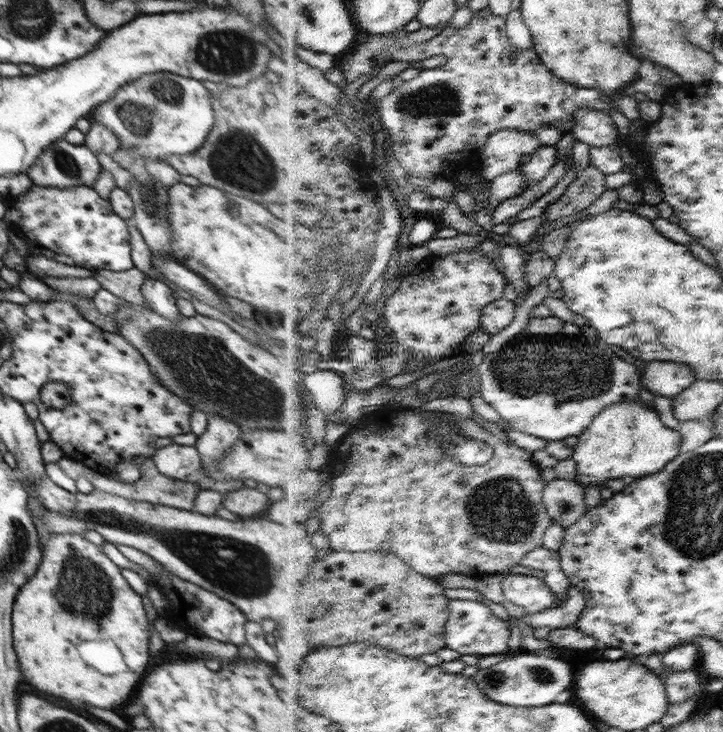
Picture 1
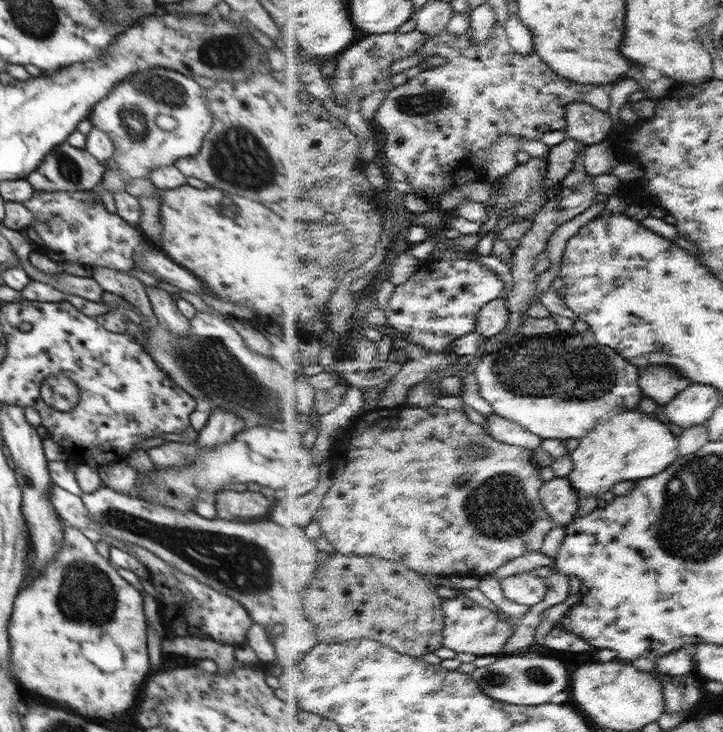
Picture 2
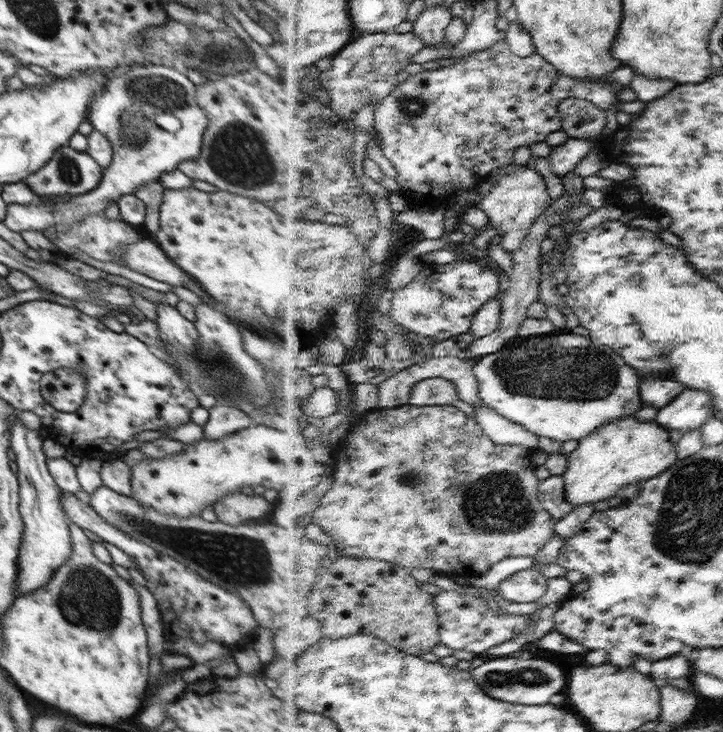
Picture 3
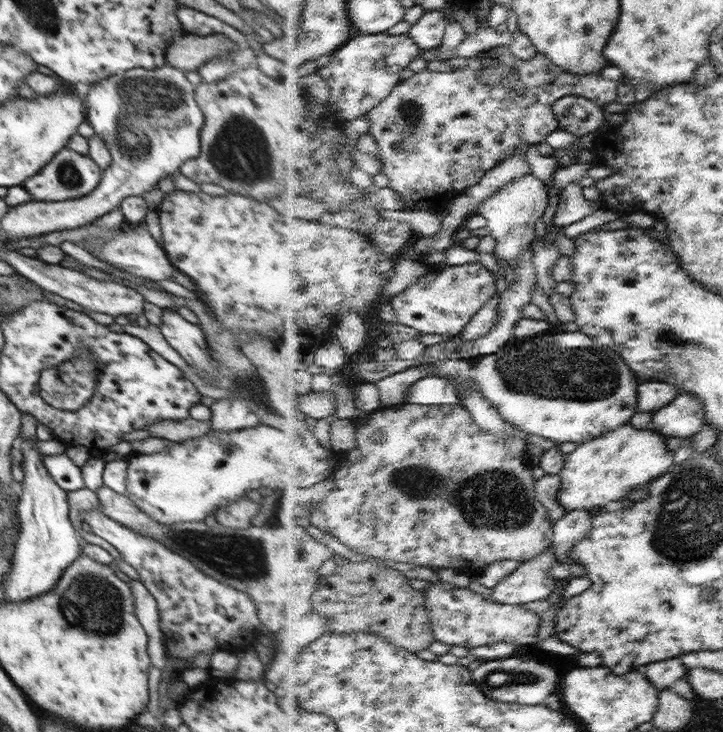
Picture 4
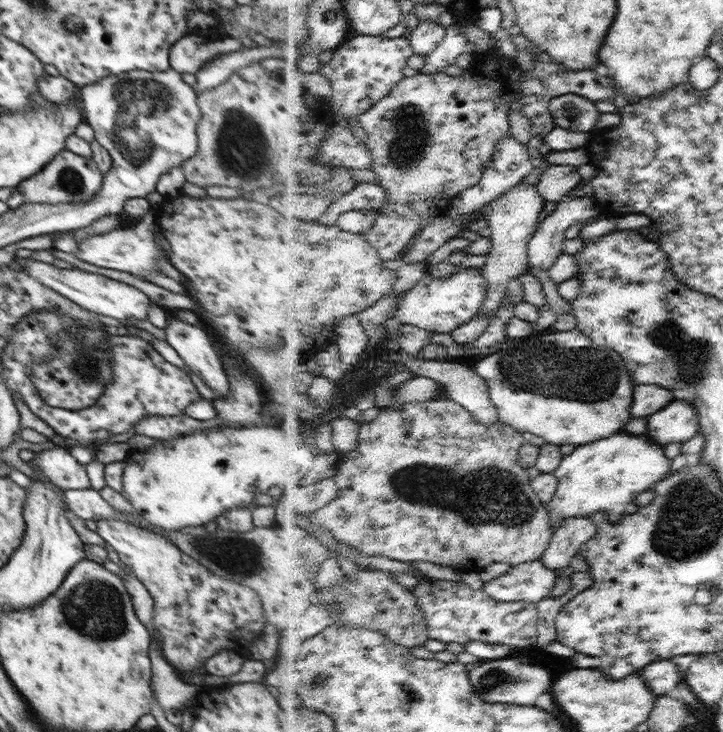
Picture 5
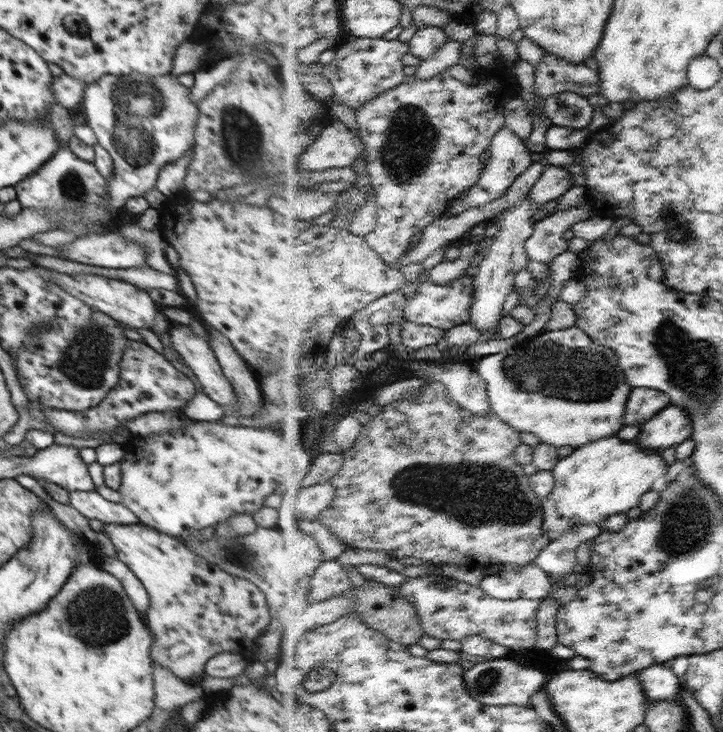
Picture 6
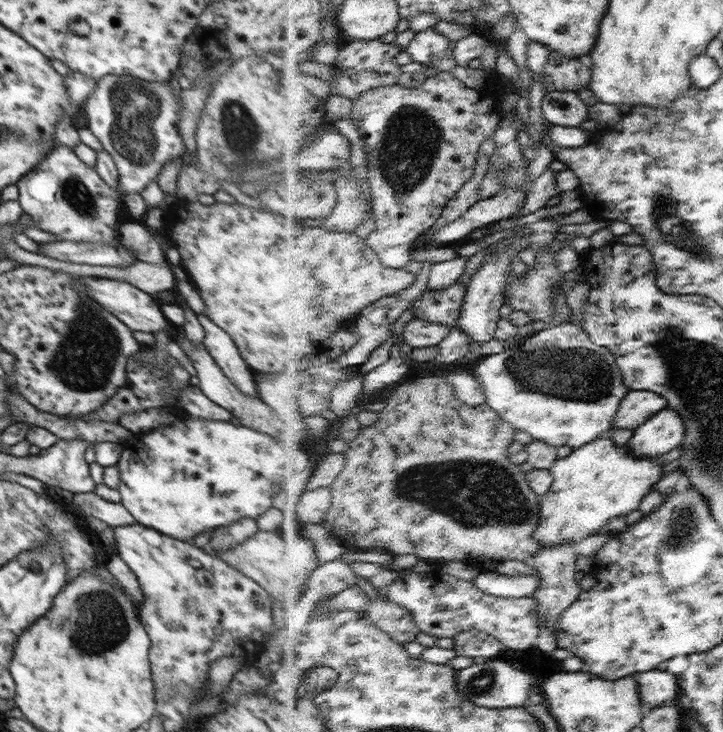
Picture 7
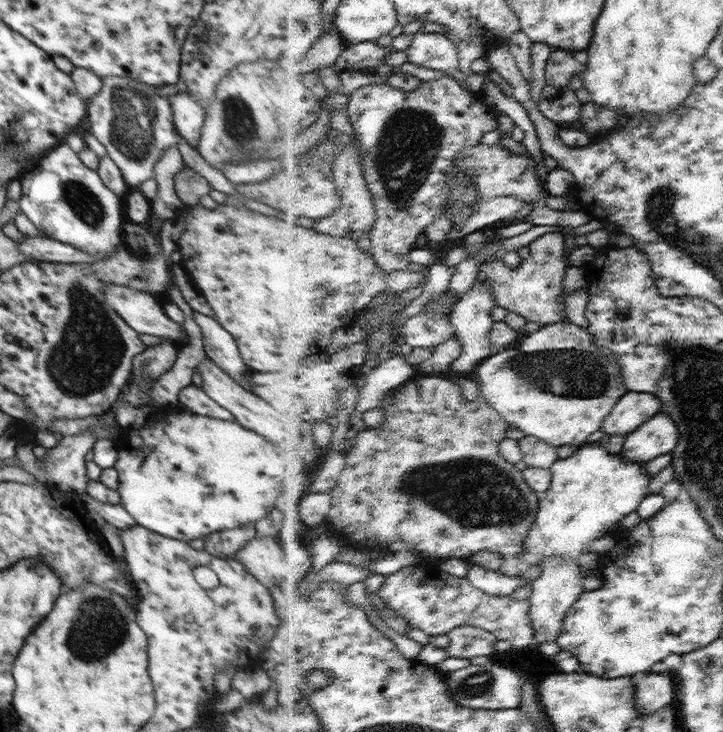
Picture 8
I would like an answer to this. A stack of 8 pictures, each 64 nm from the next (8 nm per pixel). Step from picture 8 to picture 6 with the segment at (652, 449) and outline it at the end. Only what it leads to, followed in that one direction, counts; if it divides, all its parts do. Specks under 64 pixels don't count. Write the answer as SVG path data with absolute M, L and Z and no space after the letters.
M670 405L642 426L637 437L643 448L663 452L677 447L693 435L694 423L689 412L678 405Z

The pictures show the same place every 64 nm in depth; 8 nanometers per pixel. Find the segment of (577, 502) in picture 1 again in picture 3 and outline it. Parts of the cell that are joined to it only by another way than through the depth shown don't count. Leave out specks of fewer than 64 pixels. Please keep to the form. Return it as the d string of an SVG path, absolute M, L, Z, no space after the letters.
M552 475L541 482L539 497L559 524L566 516L573 512L575 504L567 499L565 476Z

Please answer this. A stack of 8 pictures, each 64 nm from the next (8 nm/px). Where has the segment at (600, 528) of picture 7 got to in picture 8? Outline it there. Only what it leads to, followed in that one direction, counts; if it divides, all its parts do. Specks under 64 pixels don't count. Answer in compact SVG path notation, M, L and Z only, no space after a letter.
M607 439L598 442L586 443L576 449L573 455L558 460L551 467L553 471L553 483L550 490L541 498L541 509L535 526L527 538L526 556L524 560L532 565L540 566L542 572L547 562L561 556L569 558L582 558L590 550L590 544L602 536L608 536L615 530L616 524L620 524L628 514L639 512L640 505L650 495L650 482L654 476L646 472L646 464L628 461L621 453L611 454L608 449Z

